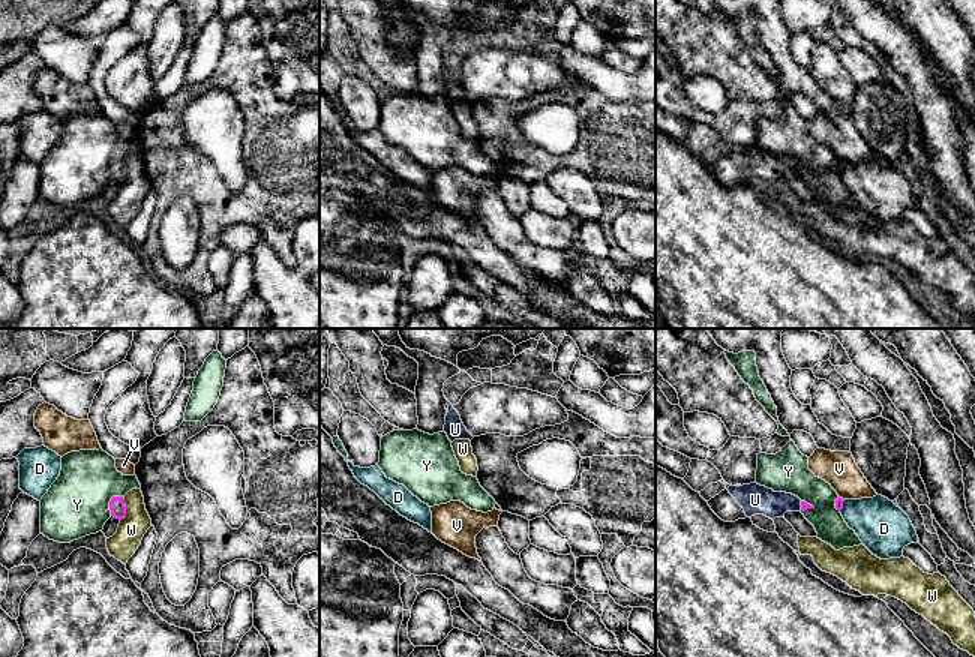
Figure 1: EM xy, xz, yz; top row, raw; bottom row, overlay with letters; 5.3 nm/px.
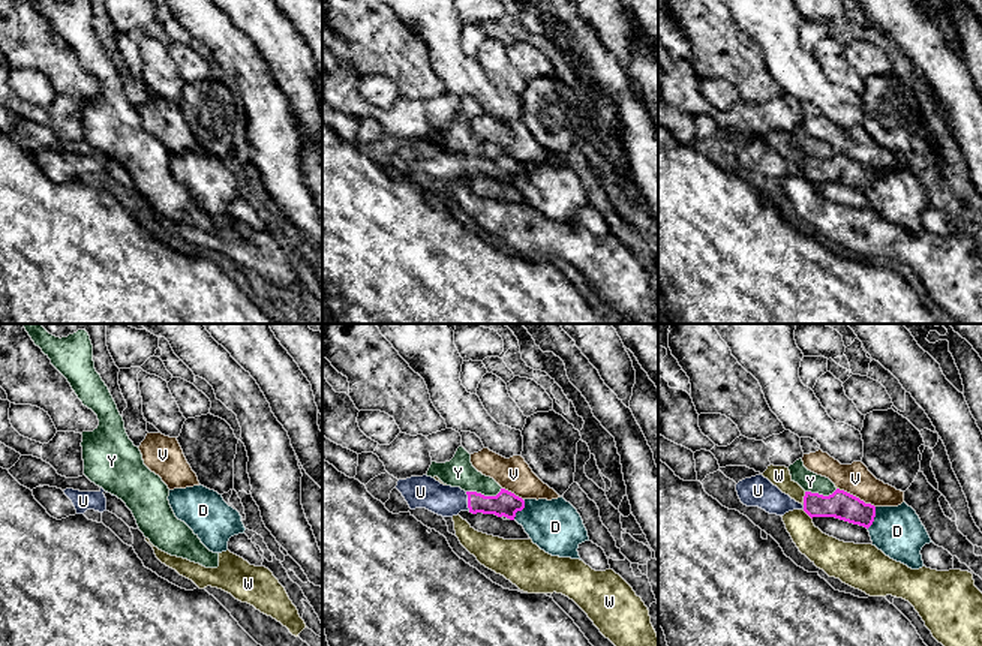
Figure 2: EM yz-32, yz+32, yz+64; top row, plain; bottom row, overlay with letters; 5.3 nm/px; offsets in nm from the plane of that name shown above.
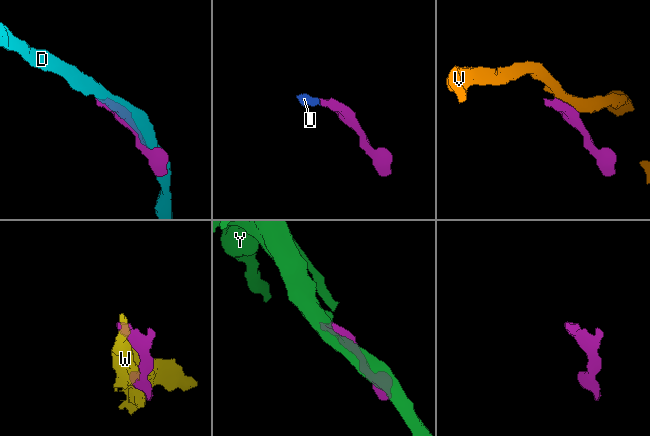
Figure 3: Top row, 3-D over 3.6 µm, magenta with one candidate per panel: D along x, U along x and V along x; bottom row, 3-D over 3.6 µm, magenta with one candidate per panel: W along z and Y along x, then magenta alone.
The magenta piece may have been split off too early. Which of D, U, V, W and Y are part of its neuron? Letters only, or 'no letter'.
U

